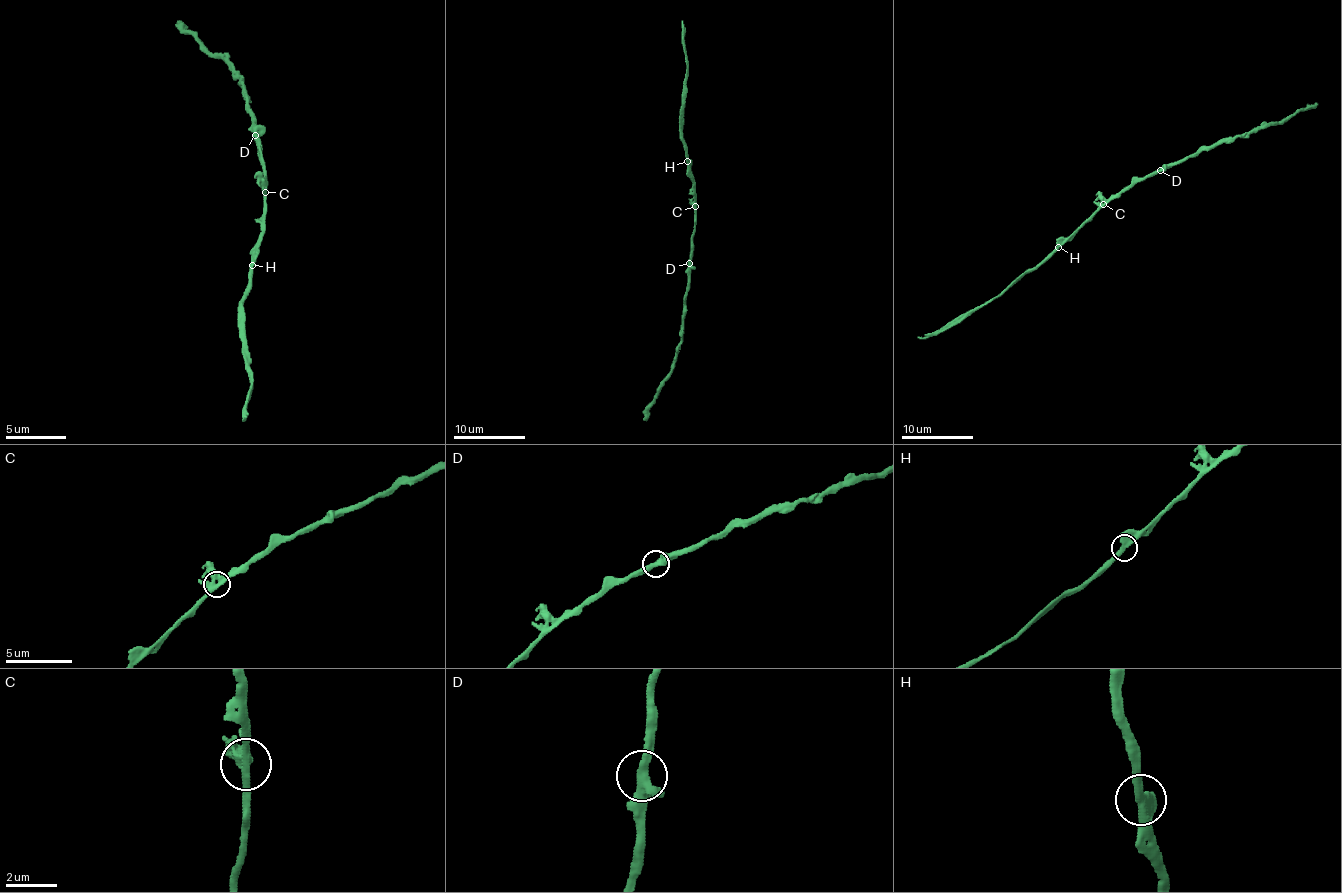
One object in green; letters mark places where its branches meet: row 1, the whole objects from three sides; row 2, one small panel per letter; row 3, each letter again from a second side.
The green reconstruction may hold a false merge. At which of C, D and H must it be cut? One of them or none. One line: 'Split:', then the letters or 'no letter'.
Split: no letter

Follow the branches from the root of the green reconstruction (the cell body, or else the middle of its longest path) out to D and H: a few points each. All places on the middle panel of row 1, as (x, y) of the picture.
D: (695, 215), (689, 263)
H: (695, 215), (695, 179), (687, 161)

